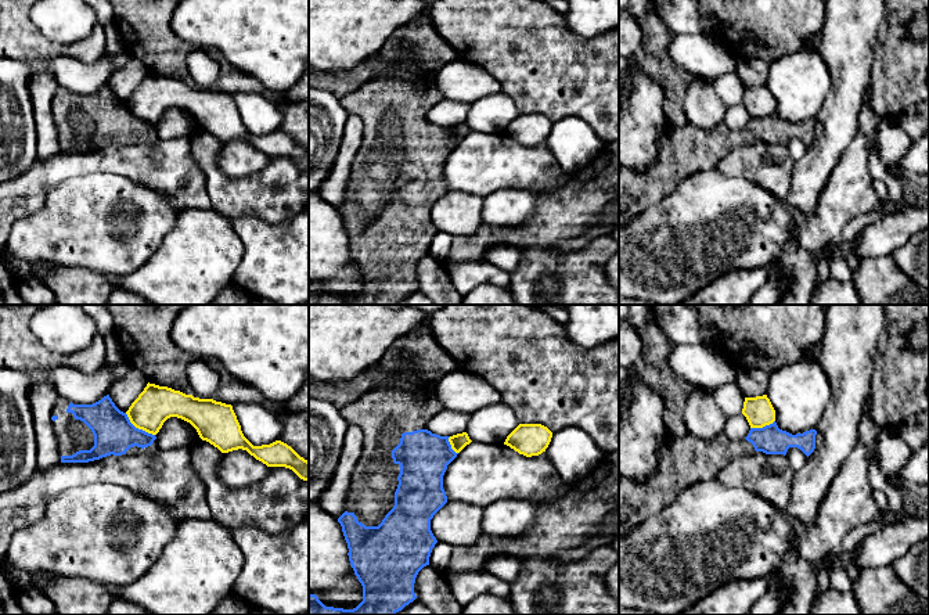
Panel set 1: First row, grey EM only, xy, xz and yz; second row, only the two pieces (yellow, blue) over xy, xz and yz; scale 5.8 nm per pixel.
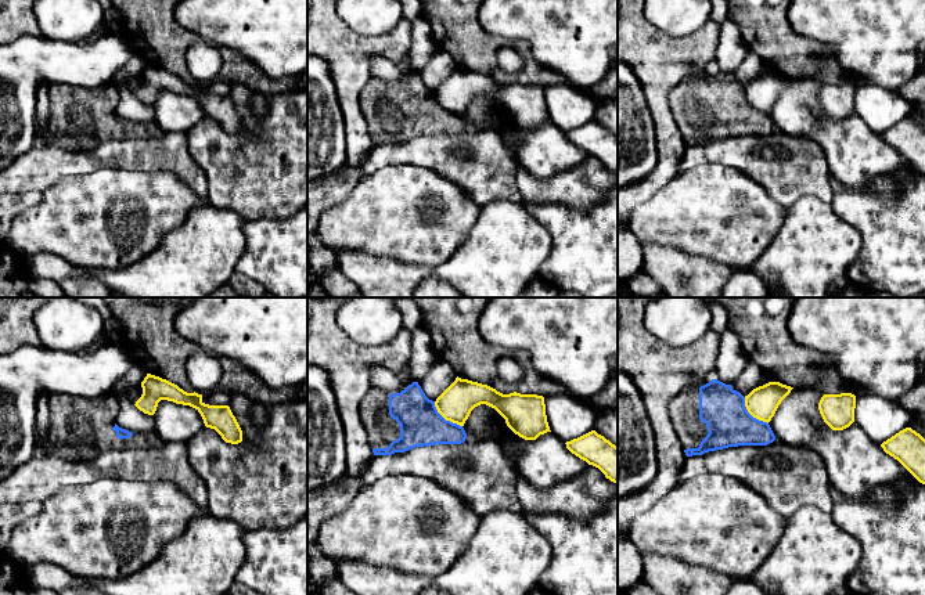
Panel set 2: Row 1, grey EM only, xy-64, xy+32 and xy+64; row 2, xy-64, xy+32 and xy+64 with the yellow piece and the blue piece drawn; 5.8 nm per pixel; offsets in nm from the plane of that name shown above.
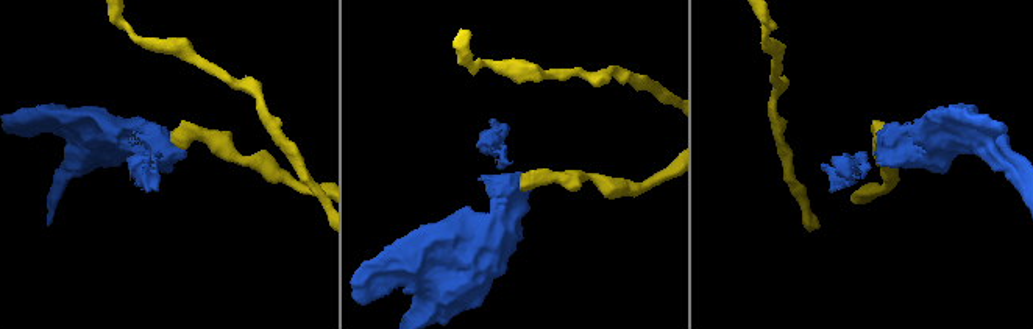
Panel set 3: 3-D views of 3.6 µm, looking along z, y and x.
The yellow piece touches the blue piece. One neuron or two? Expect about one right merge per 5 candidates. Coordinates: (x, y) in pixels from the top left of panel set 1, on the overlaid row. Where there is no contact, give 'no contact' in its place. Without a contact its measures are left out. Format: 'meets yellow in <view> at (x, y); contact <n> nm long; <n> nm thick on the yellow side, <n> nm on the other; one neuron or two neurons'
meets yellow in xy at (139, 428); contact 220 nm long; 220 nm thick on the yellow side, 240 nm on the other; two neurons

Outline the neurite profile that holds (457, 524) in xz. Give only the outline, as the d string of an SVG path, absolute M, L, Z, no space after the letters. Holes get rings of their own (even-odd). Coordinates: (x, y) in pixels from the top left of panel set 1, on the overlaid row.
M447 501L431 519L438 542L454 547L472 546L482 535L483 508L464 501Z

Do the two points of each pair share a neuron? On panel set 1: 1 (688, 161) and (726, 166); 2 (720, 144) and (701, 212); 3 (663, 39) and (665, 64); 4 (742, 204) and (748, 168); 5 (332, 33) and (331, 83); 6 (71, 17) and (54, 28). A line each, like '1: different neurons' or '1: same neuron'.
1: different neurons
2: different neurons
3: same neuron
4: different neurons
5: different neurons
6: same neuron

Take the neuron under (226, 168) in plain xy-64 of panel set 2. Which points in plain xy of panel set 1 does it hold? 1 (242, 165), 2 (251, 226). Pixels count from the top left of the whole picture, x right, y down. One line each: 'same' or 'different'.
1: different
2: different

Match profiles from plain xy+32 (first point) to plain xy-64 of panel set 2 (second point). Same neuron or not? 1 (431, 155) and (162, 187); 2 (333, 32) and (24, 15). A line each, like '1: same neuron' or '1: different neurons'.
1: different neurons
2: same neuron

